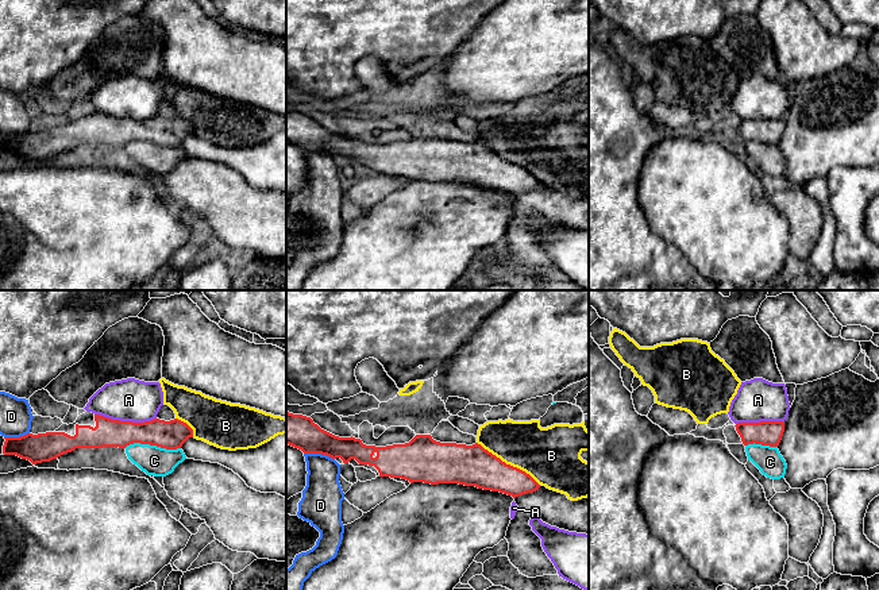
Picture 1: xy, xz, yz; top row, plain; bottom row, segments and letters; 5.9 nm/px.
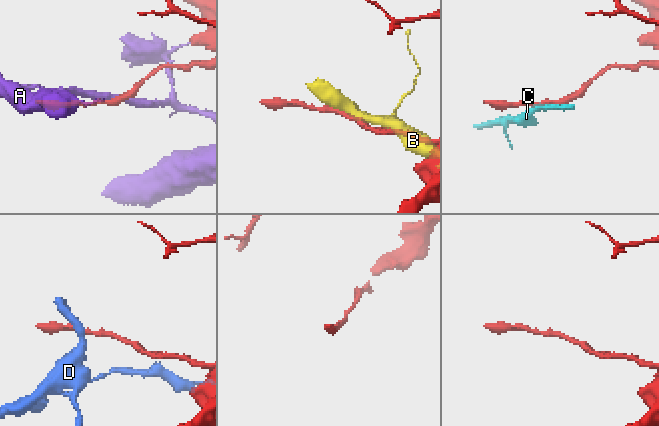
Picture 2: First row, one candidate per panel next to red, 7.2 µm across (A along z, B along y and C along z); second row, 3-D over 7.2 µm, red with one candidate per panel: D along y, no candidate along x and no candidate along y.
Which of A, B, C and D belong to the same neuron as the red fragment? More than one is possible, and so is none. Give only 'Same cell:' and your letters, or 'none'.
Same cell: C

